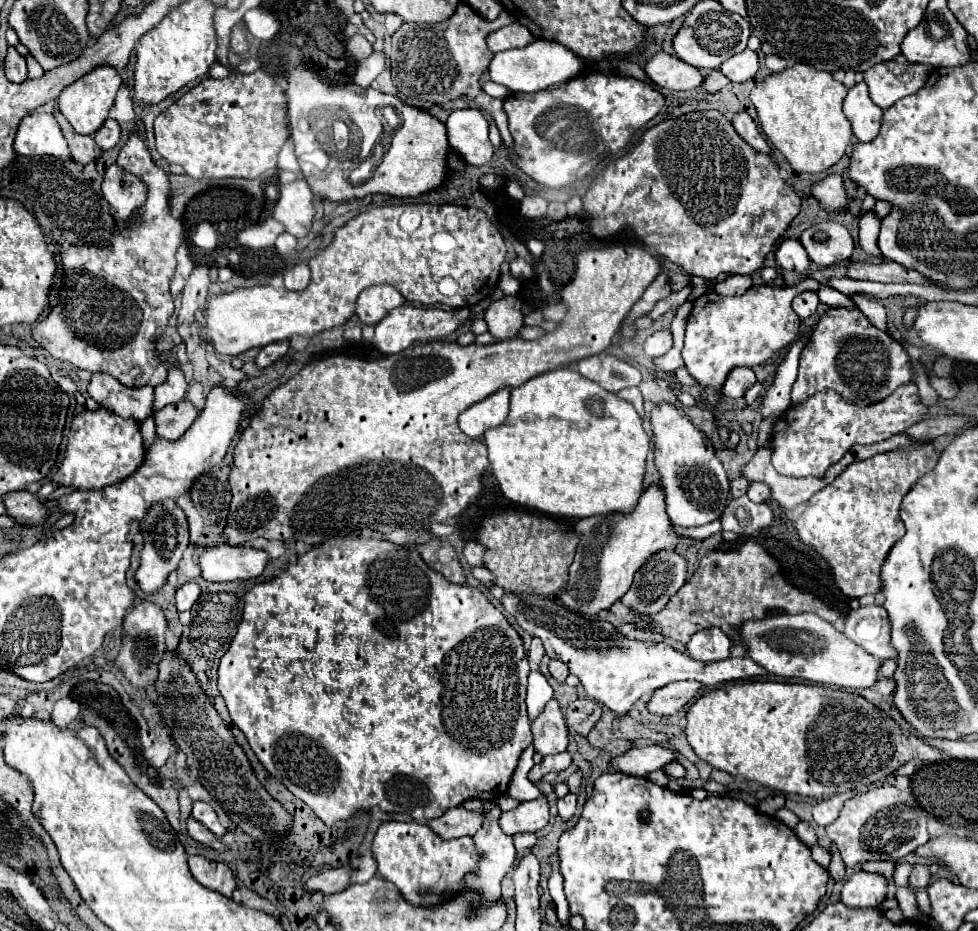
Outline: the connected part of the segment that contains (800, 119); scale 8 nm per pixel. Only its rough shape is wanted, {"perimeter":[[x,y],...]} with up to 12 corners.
{"perimeter":[[794,64],[750,94],[796,172],[820,174],[852,140],[848,88]]}

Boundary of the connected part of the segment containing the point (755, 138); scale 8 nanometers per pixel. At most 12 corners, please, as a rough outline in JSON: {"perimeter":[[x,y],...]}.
{"perimeter":[[746,112],[736,114],[734,128],[760,154],[772,154]]}

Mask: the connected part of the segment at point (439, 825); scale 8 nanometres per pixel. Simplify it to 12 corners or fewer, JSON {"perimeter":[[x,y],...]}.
{"perimeter":[[450,808],[428,826],[444,840],[474,836],[492,808]]}

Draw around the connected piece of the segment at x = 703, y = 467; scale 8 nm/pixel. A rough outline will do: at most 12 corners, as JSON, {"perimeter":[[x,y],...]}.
{"perimeter":[[674,406],[650,412],[666,512],[720,518],[730,480],[708,436]]}

